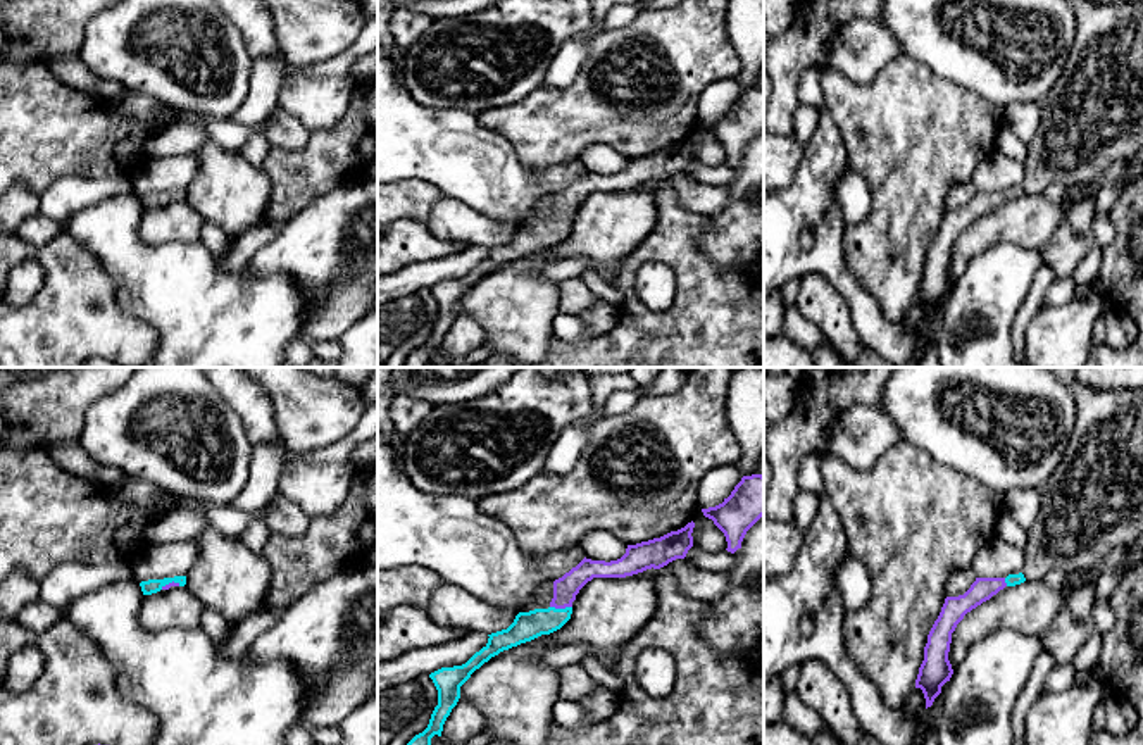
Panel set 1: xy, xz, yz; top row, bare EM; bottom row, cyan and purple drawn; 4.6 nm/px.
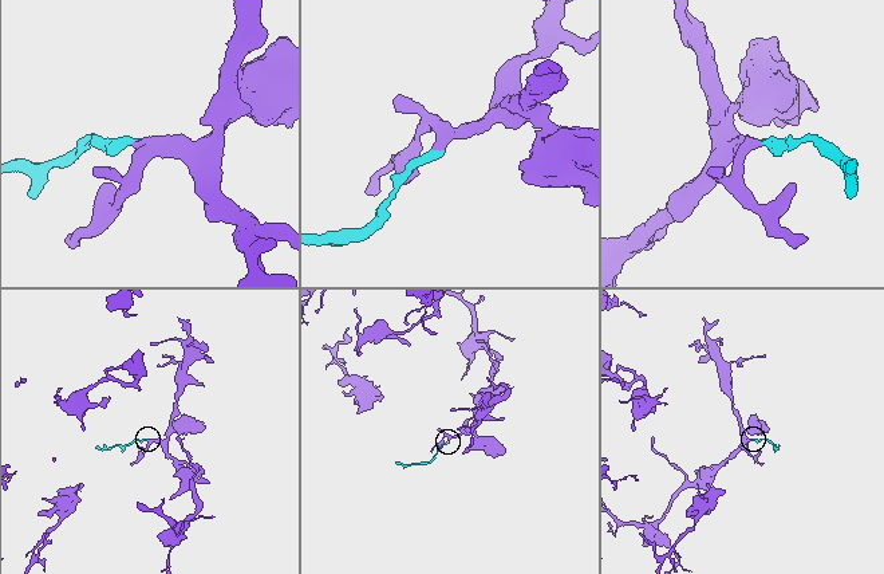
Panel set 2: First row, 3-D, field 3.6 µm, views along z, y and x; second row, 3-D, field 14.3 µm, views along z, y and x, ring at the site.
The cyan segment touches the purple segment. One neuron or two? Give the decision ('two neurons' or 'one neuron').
one neuron

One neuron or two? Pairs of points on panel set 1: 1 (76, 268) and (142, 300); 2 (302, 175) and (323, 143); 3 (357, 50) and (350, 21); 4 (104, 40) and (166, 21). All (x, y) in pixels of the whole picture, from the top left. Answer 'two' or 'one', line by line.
1: two
2: one
3: two
4: one

